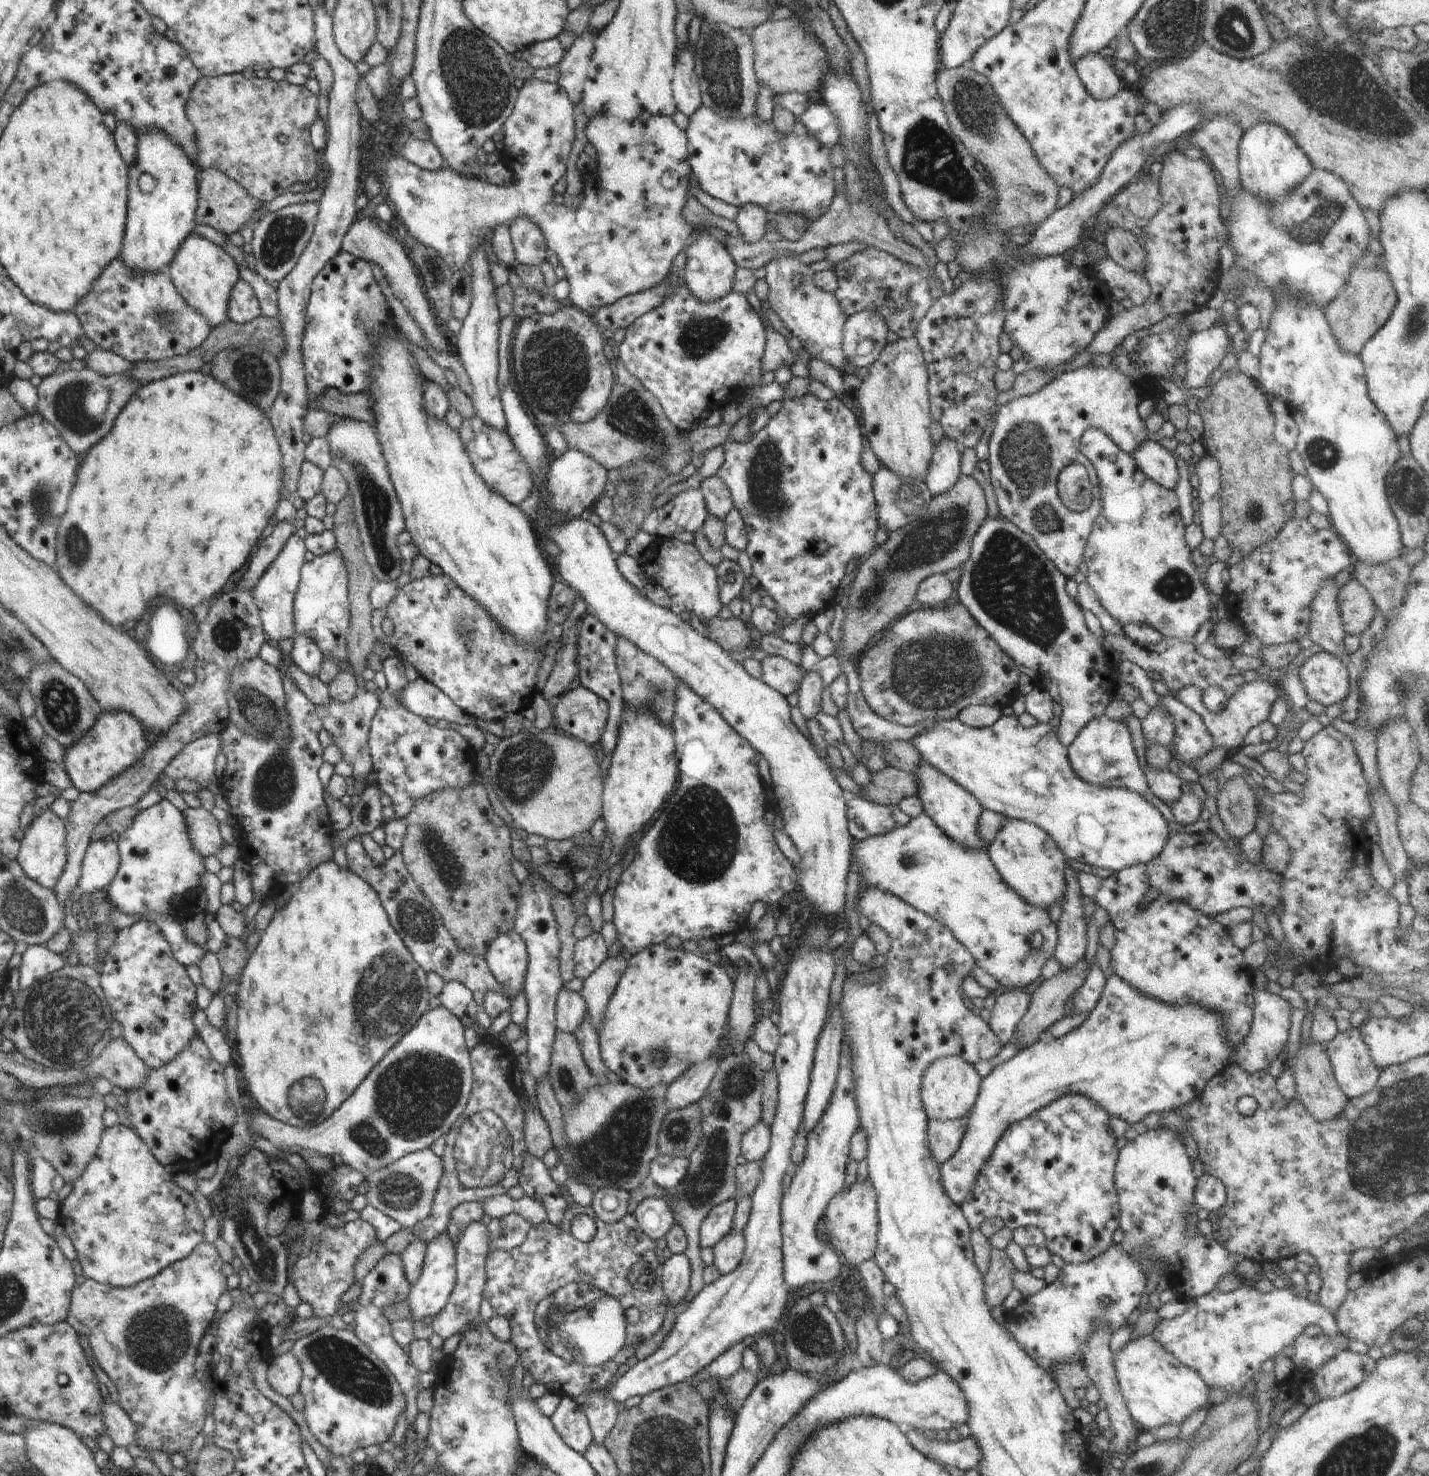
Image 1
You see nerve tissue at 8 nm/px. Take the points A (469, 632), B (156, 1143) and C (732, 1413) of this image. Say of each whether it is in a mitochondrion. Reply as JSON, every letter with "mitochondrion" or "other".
{"A":"mitochondrion","B":"other","C":"other"}

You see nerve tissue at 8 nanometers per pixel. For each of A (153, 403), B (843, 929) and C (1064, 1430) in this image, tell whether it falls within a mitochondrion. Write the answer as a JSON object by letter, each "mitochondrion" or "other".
{"A":"other","B":"other","C":"other"}

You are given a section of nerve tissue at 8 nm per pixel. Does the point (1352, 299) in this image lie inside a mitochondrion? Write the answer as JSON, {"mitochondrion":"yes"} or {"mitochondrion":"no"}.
{"mitochondrion":"yes"}

